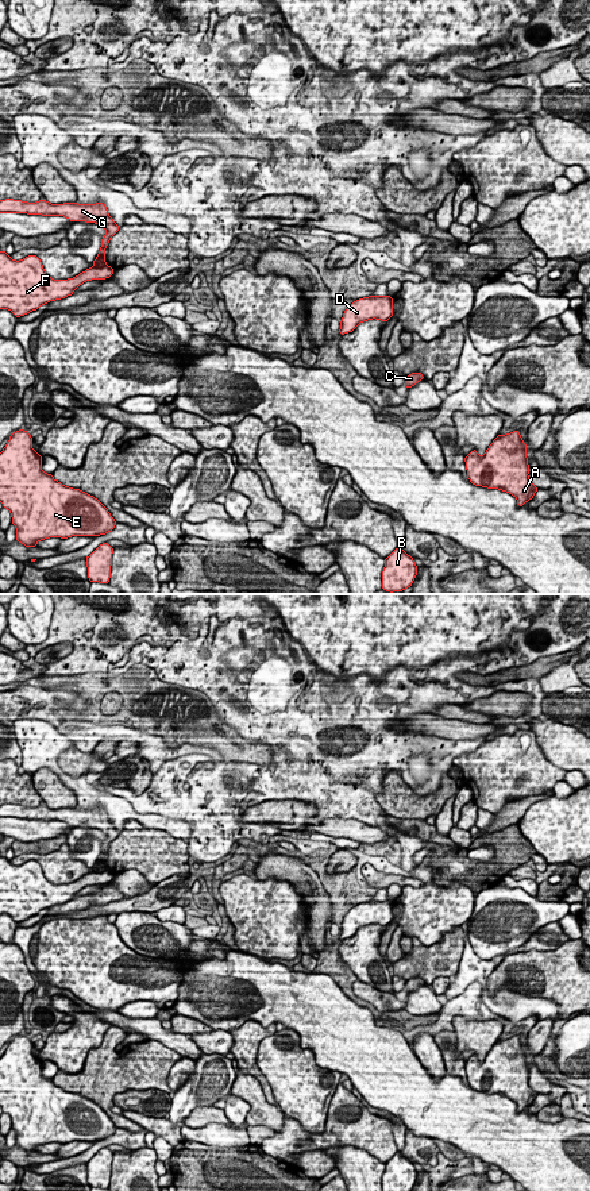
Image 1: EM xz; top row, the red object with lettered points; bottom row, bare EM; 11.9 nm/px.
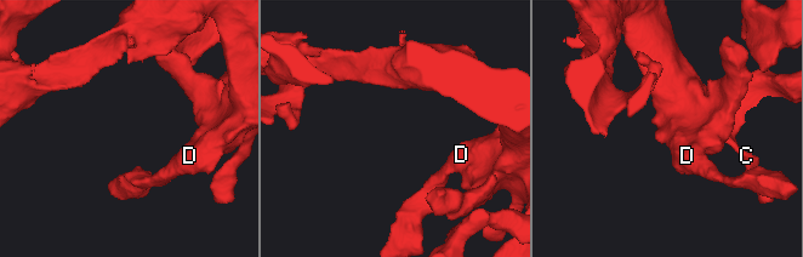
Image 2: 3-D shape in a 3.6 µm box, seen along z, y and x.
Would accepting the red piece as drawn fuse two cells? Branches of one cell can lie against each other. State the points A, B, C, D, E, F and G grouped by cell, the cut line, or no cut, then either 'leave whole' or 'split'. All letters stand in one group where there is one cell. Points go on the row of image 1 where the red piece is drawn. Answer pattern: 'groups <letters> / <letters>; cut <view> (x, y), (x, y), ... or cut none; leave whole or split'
groups A B C D E G / F; cut xz (105, 265), (93, 268); split

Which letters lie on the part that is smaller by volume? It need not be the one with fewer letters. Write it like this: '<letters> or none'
F

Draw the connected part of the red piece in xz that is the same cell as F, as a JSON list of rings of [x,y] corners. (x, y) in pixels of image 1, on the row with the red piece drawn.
[[[0,251],[0,309],[7,308],[20,317],[43,304],[72,296],[85,281],[109,278],[113,271],[111,266],[90,267],[69,280],[53,280],[36,255],[15,261]]]

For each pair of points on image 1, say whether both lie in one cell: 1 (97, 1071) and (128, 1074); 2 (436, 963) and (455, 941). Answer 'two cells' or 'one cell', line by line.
1: one cell
2: one cell

